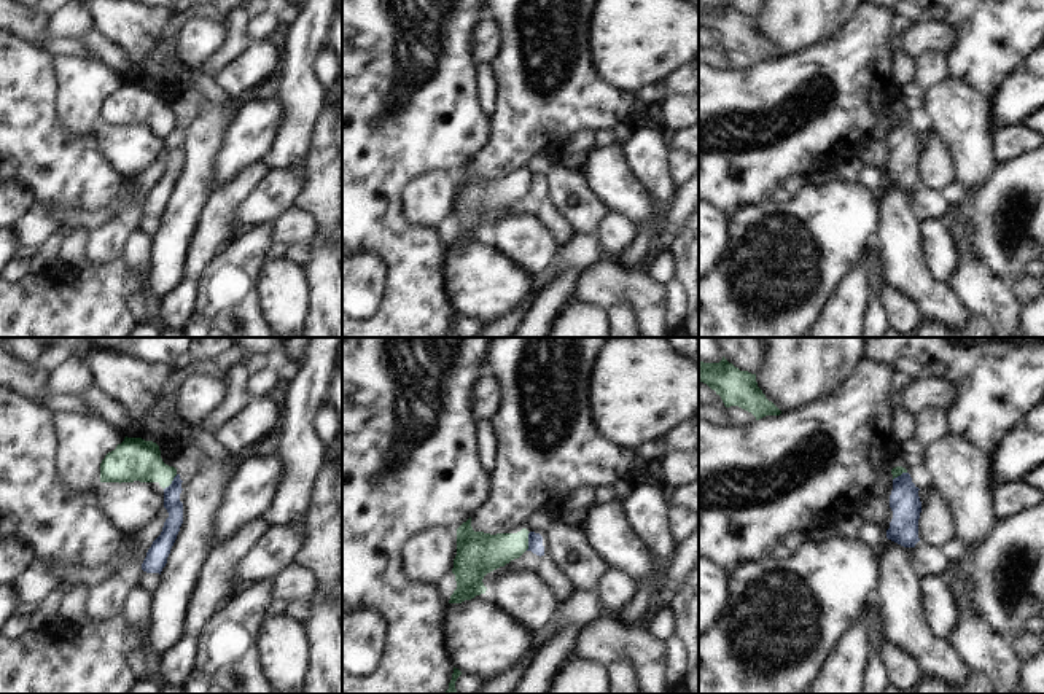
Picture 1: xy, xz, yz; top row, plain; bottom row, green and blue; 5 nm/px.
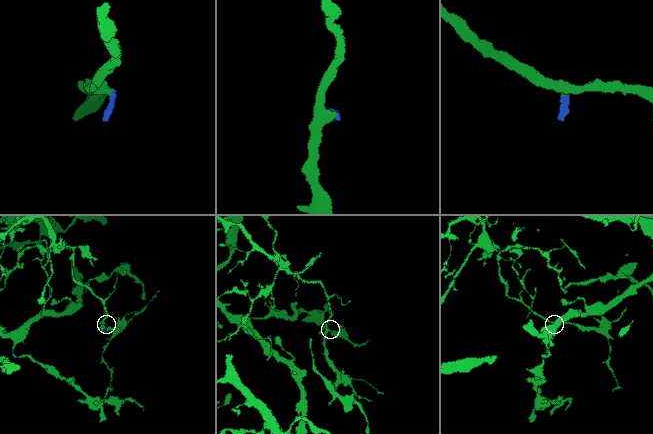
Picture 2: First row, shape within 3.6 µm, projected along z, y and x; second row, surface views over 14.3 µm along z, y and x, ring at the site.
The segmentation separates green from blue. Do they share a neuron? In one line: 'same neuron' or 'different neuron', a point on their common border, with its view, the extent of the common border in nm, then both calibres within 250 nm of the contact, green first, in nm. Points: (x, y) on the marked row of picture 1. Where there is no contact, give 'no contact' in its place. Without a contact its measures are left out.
different neuron; meets green in xz at (527, 541); contact 100 nm long; 220 nm thick on the green side, 80 nm on the other

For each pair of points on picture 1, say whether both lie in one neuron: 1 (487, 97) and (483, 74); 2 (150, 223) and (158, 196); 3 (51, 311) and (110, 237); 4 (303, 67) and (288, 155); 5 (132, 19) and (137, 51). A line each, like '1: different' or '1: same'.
1: same
2: same
3: different
4: same
5: same

